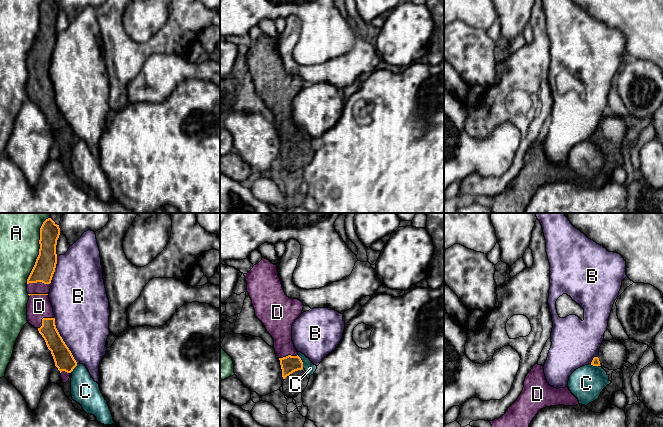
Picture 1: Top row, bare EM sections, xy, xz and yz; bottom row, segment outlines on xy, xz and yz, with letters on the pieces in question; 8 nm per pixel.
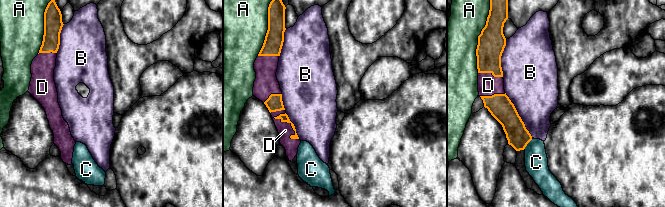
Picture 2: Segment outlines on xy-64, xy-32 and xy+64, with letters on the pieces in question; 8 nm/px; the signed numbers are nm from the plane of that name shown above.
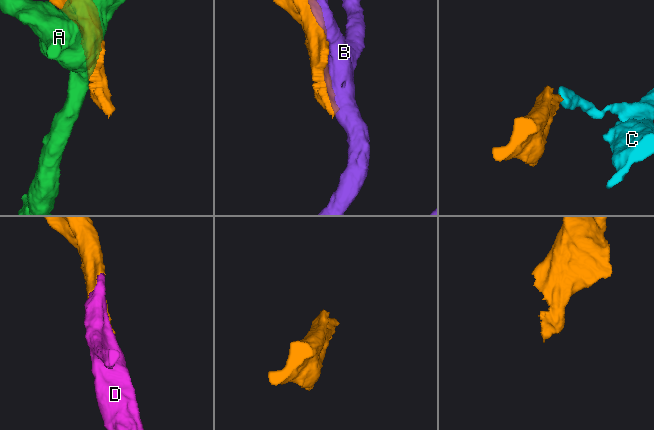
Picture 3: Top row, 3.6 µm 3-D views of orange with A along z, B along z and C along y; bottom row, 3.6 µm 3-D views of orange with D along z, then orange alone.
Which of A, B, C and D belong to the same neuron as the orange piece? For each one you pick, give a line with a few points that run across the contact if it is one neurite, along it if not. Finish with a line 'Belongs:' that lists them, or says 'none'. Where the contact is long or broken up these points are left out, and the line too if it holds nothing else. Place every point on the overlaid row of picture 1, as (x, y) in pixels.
Belongs: D

